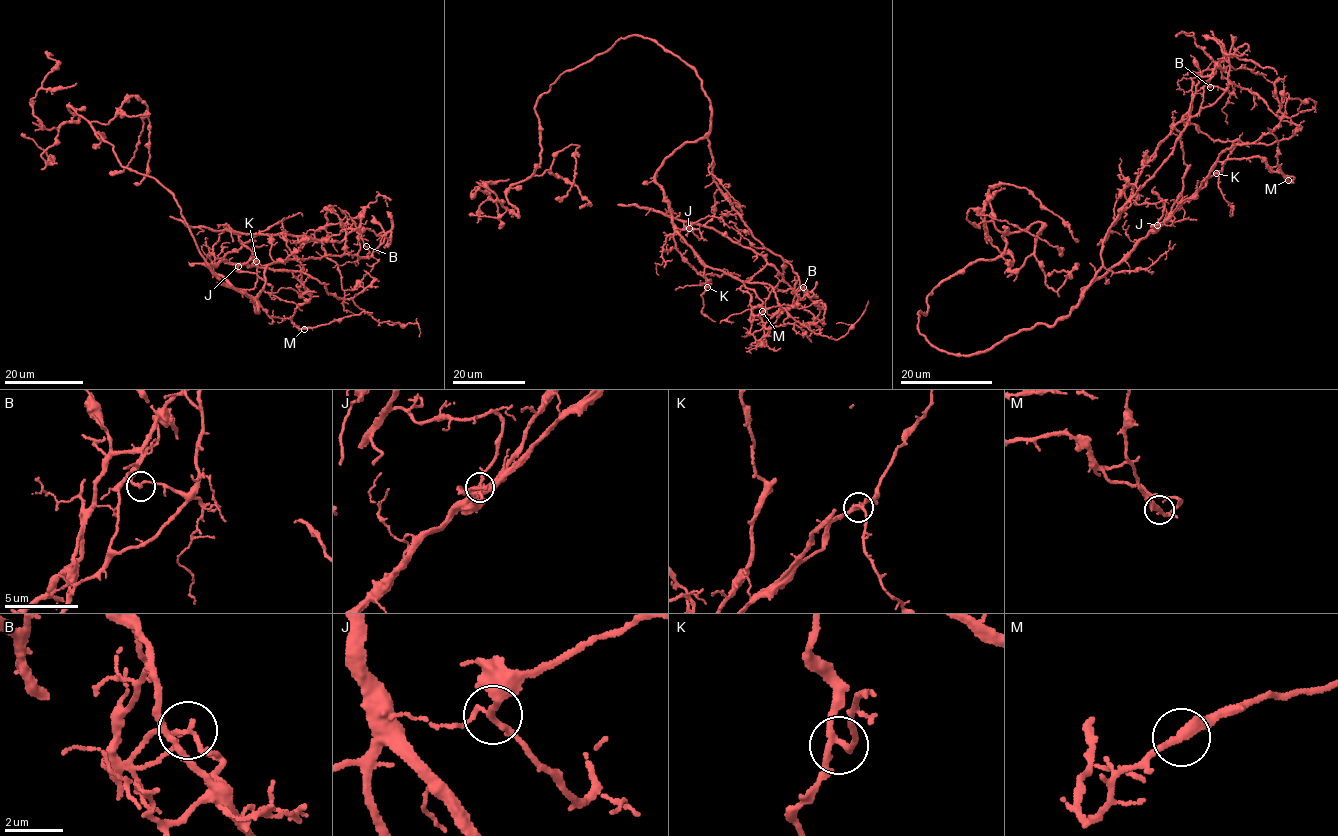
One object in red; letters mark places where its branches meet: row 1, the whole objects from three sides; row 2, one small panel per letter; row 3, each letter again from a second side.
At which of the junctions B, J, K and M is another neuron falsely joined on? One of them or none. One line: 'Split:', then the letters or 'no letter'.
Split: B

